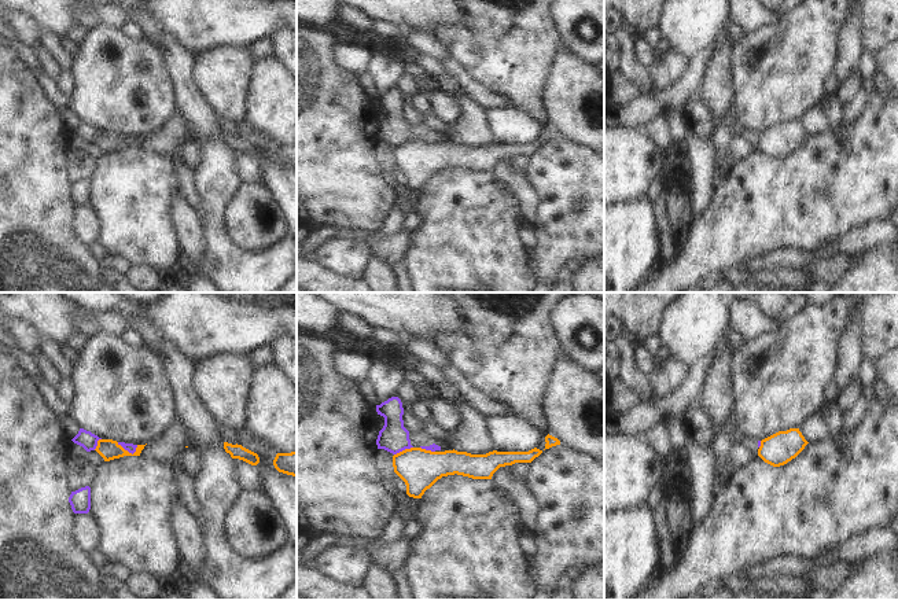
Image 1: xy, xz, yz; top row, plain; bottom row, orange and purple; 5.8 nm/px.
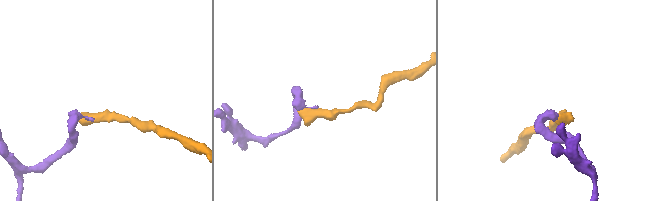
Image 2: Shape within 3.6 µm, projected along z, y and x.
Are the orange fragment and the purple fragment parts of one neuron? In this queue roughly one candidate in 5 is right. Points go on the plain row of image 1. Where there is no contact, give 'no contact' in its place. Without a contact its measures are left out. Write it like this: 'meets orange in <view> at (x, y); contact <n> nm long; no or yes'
meets orange in xy at (127, 143); contact 130 nm long; no

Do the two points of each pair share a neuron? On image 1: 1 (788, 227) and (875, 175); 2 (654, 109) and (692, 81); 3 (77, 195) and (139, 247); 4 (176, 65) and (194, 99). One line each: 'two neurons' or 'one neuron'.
1: one neuron
2: one neuron
3: one neuron
4: one neuron

